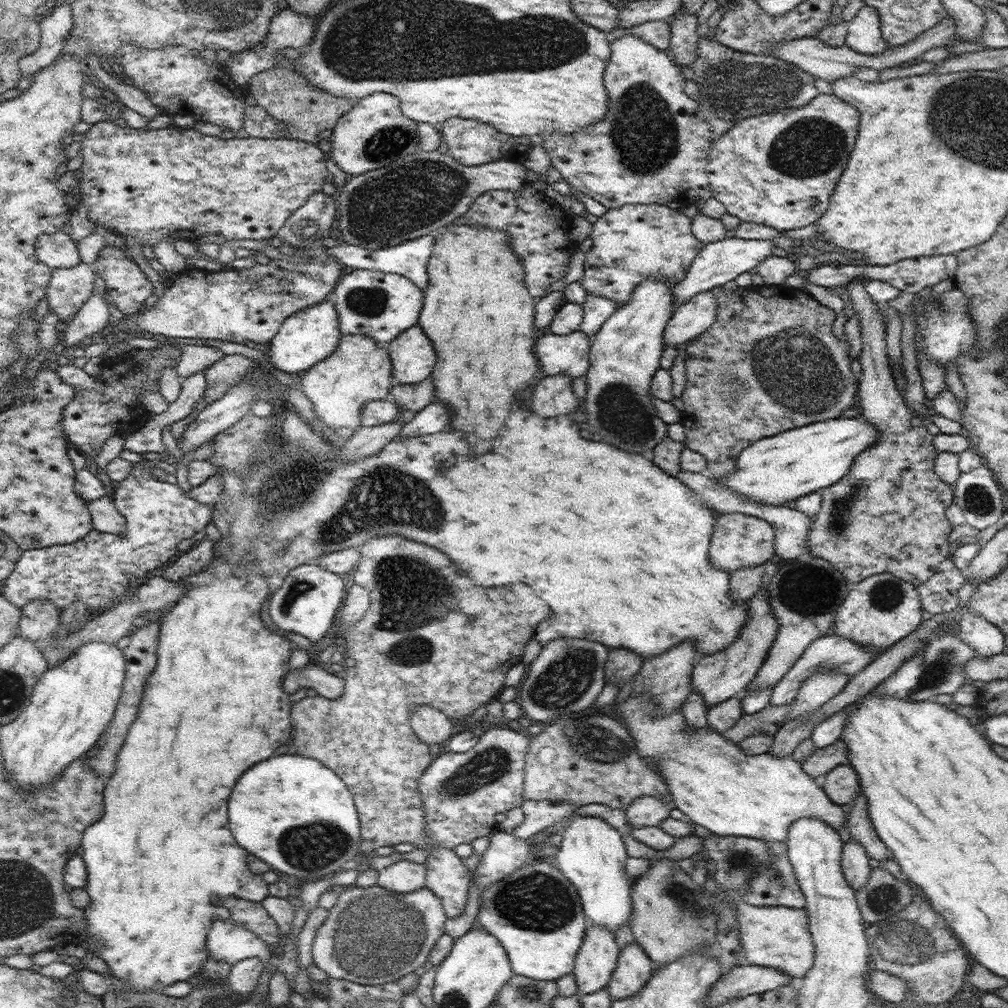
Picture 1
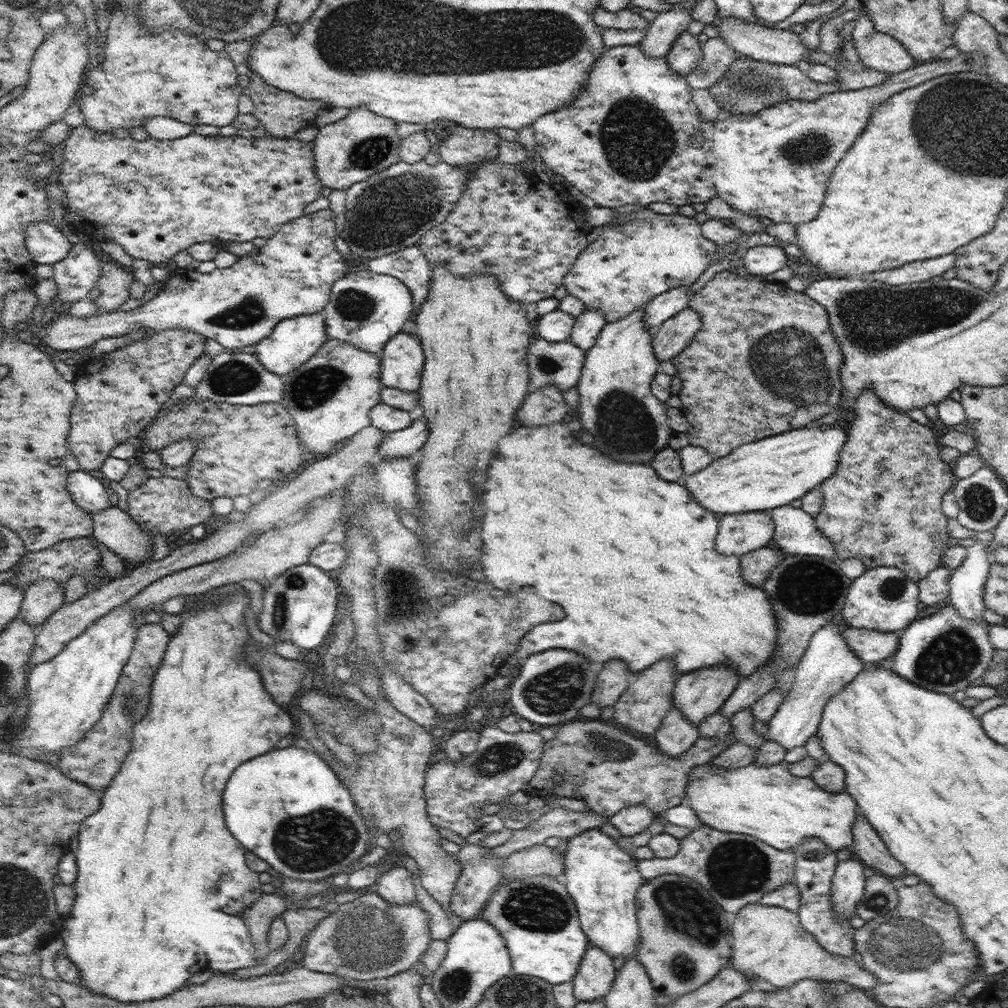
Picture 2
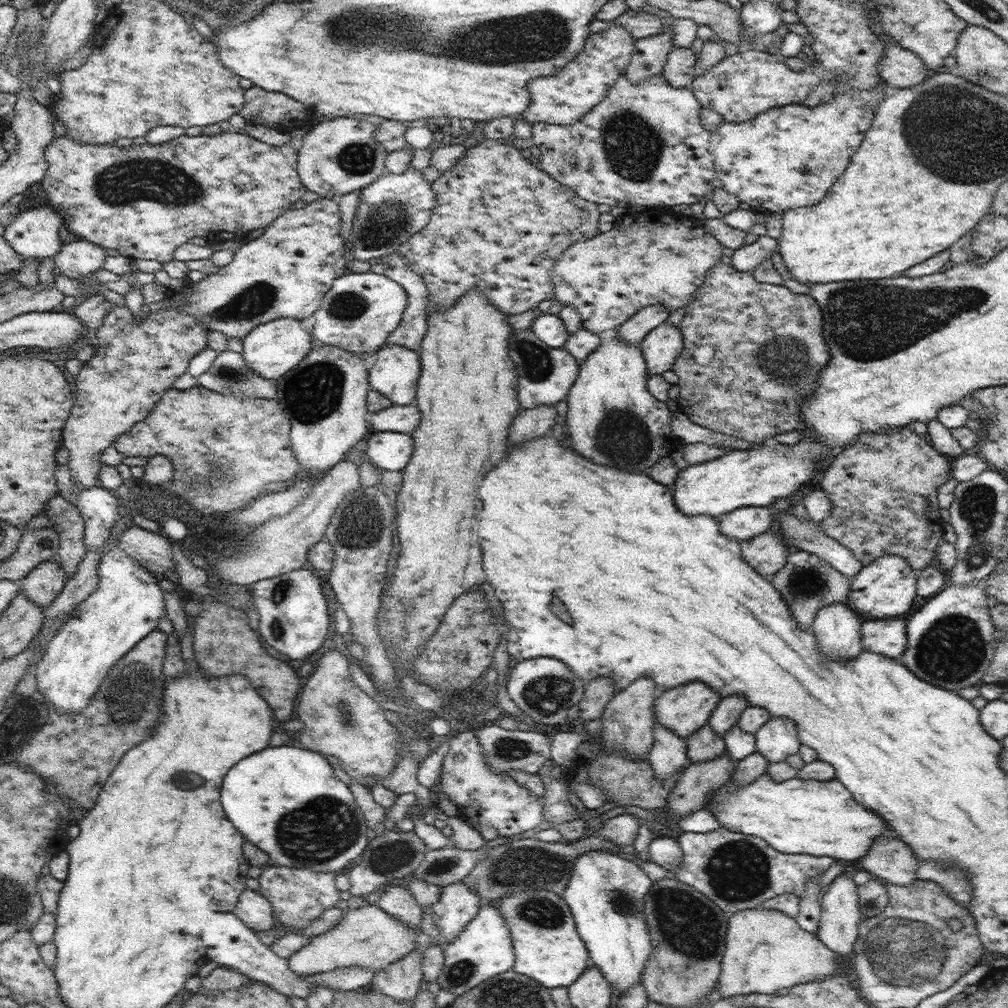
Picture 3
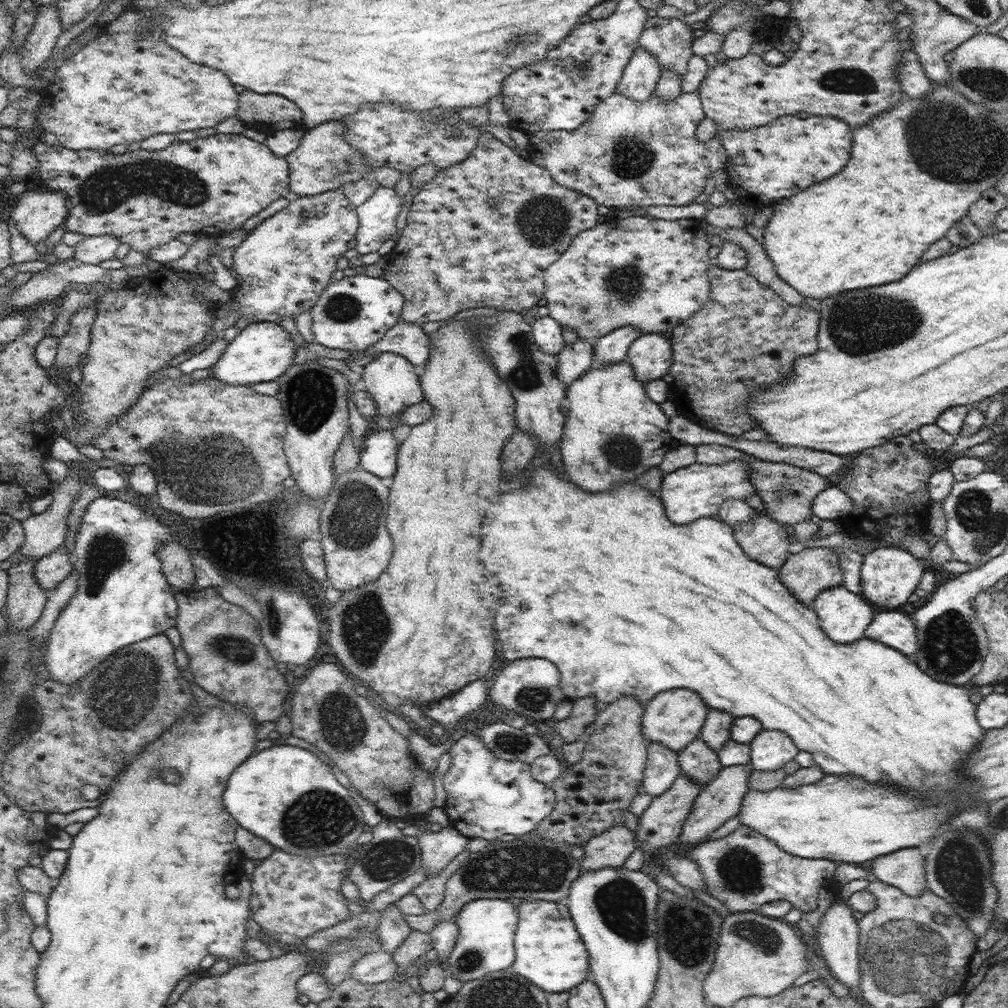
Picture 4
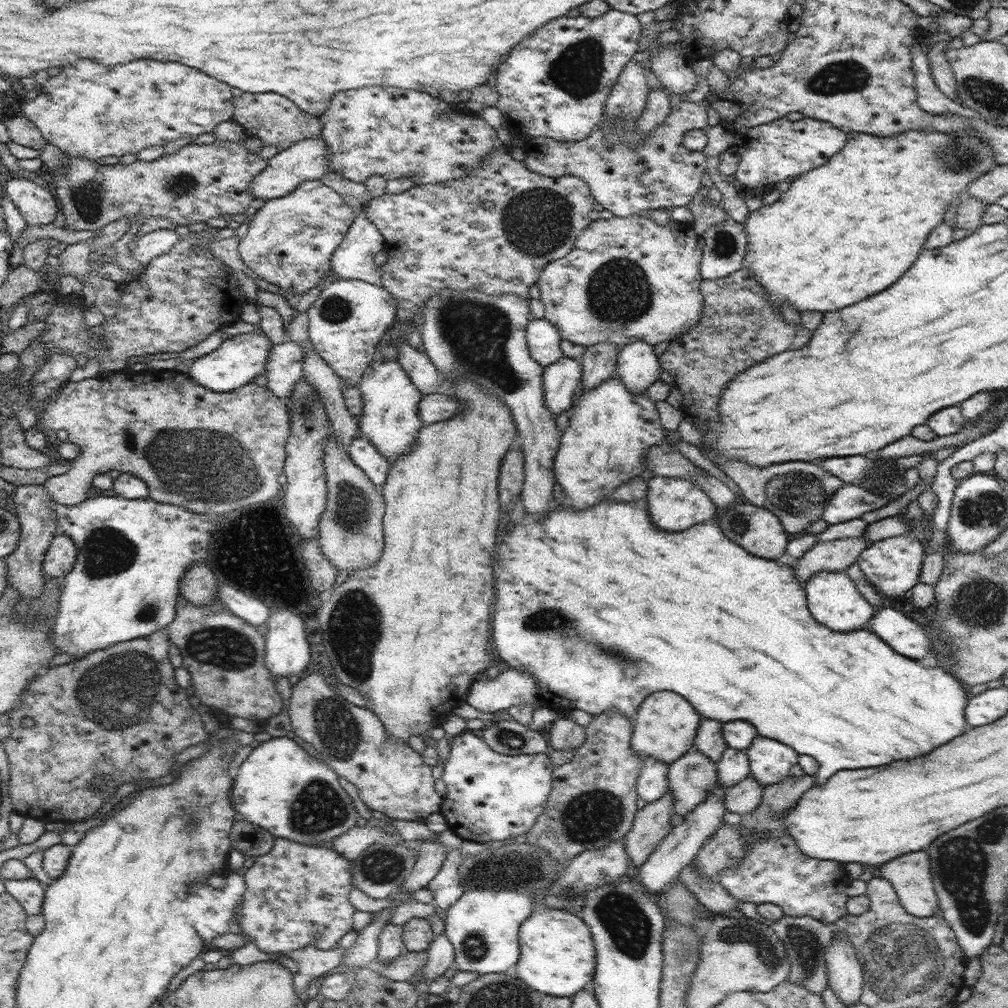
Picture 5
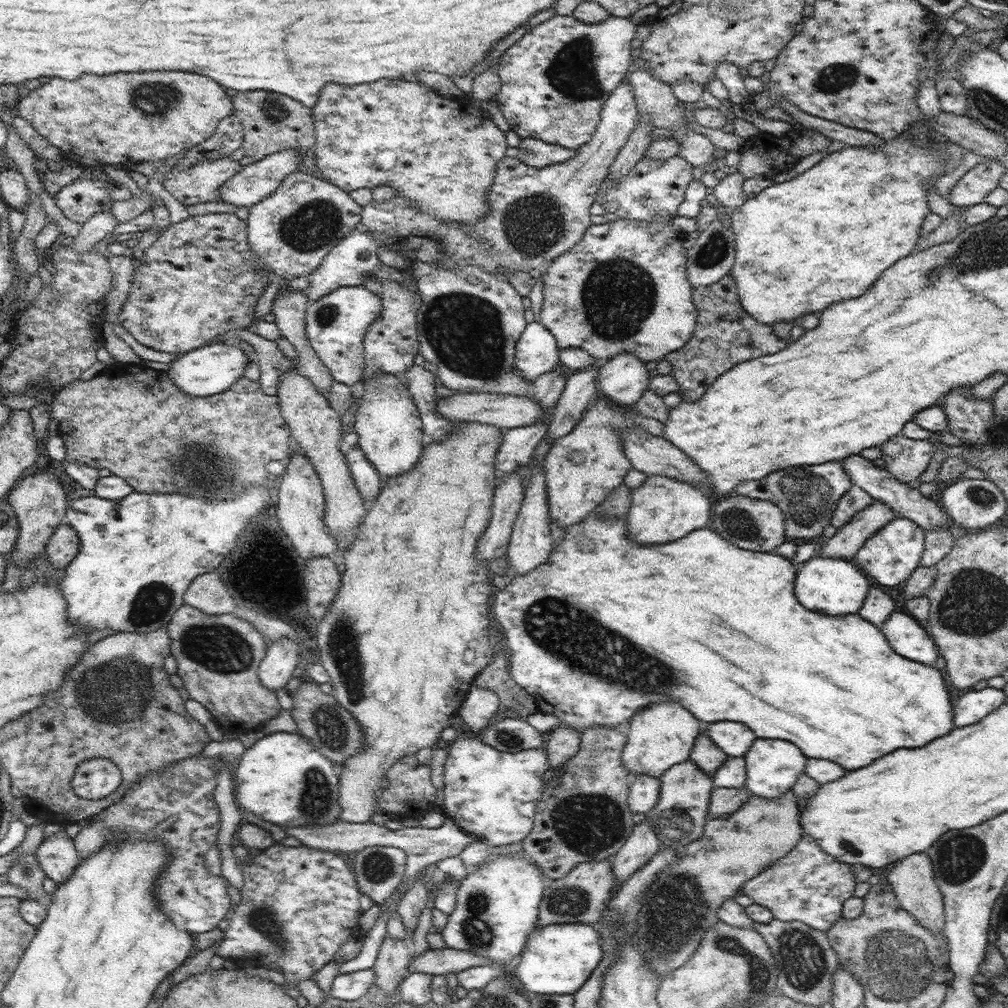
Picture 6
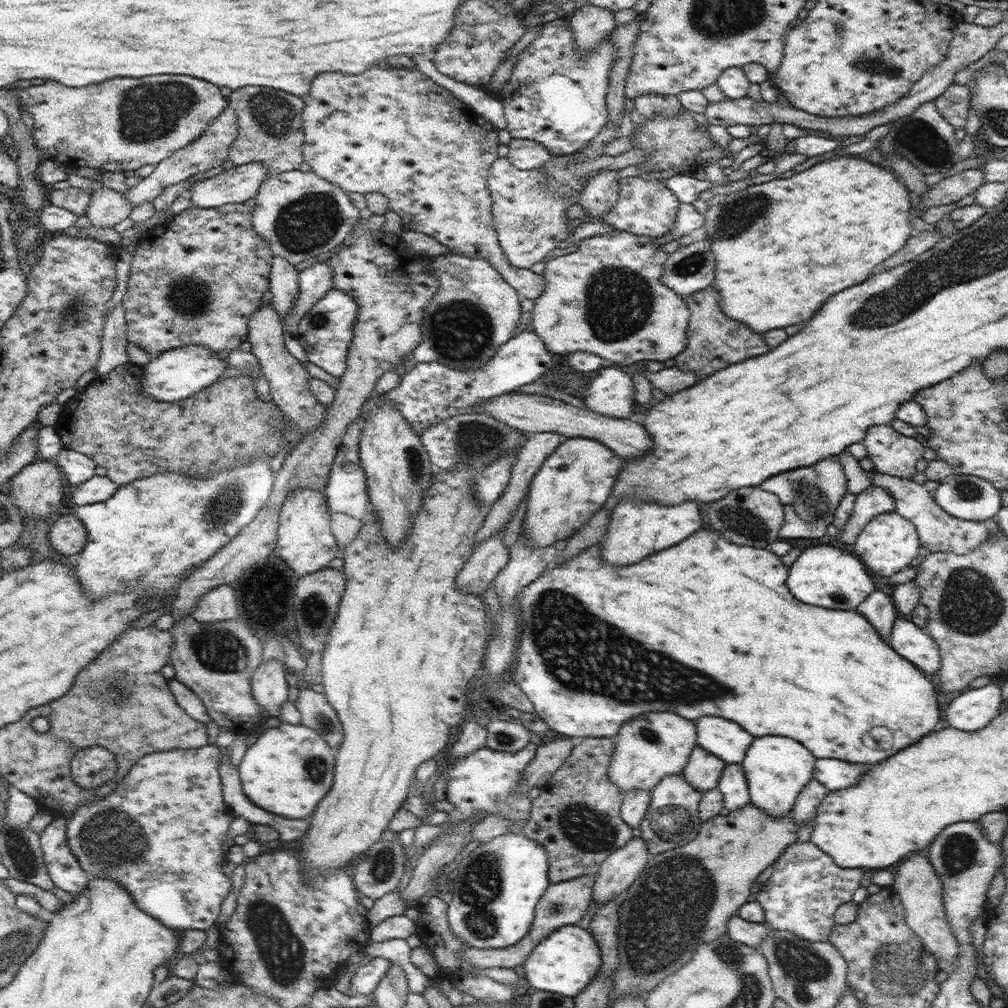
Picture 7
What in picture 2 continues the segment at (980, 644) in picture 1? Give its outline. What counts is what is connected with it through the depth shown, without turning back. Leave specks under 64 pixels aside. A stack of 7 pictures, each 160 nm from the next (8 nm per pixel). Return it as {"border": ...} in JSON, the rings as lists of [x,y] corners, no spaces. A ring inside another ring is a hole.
{"border":[[[973,536],[975,544],[966,548],[966,560],[953,570],[949,580],[949,601],[964,620],[981,620],[984,614],[983,600],[990,566],[989,544]]]}

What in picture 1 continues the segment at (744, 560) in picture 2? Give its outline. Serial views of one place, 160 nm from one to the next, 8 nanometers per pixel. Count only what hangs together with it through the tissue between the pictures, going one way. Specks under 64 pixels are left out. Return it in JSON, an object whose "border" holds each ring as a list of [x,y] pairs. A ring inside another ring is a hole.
{"border":[[[765,565],[744,567],[730,573],[729,590],[734,603],[750,601],[763,588],[762,577],[766,569]]]}

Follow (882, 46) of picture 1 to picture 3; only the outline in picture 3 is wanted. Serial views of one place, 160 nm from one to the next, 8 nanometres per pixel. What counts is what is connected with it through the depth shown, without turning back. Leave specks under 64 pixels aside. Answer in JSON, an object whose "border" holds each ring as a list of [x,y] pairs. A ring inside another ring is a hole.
{"border":[[[888,43],[880,60],[880,79],[884,84],[896,88],[912,88],[926,82],[930,71],[924,62],[901,44]]]}

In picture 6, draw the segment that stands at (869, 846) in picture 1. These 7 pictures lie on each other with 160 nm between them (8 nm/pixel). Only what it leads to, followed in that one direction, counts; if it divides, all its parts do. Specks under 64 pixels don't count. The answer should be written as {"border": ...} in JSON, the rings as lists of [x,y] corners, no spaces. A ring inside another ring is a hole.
{"border":[[[926,852],[914,853],[903,858],[886,874],[885,879],[892,885],[892,890],[901,907],[907,910],[919,925],[926,927],[934,934],[943,932],[945,925],[943,894],[935,881],[933,864]]]}

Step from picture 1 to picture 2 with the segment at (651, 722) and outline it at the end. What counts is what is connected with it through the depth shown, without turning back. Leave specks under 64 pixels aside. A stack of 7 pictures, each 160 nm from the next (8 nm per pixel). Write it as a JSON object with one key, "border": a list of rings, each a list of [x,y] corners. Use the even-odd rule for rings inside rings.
{"border":[[[786,761],[767,767],[752,763],[735,769],[717,767],[712,763],[695,766],[688,774],[685,802],[703,824],[724,832],[749,834],[781,851],[792,850],[812,834],[836,852],[842,848],[852,849],[852,825],[859,811],[856,801],[846,790],[836,794],[828,792],[818,786],[812,777],[792,774]]]}

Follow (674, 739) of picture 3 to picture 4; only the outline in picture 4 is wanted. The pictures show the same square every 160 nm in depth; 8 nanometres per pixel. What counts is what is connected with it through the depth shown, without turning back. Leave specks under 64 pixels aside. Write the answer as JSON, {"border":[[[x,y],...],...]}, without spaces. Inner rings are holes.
{"border":[[[658,741],[650,742],[647,748],[647,761],[640,788],[654,797],[666,792],[681,774],[678,752],[669,749]]]}

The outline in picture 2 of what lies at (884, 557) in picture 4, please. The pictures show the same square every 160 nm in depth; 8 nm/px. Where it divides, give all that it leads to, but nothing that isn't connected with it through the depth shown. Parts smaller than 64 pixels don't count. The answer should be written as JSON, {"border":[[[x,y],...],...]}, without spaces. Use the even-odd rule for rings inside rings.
{"border":[[[880,566],[866,570],[862,576],[853,580],[839,618],[845,626],[880,632],[903,631],[917,618],[920,602],[916,582],[896,567]]]}

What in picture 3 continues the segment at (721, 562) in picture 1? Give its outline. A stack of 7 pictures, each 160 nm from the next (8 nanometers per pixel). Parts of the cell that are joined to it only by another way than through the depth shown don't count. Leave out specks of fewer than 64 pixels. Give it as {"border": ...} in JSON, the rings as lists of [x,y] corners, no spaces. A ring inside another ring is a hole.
{"border":[[[744,506],[718,519],[722,534],[738,543],[766,533],[776,523],[772,510],[764,506]]]}

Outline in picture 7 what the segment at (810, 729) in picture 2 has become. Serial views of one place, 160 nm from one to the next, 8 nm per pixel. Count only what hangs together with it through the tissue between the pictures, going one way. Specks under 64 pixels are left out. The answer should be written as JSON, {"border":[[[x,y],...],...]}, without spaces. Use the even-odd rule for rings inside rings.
{"border":[[[828,545],[804,550],[788,568],[788,588],[804,604],[833,610],[856,610],[870,597],[876,586],[867,567],[853,553]],[[782,735],[754,736],[741,763],[752,804],[770,818],[782,818],[793,812],[798,793],[813,777],[816,759],[810,750],[793,738]]]}

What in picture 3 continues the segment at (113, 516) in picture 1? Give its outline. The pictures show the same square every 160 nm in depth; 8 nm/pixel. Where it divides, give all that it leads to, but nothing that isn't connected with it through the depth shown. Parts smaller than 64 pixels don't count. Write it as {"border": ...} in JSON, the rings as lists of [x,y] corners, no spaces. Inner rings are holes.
{"border":[[[132,523],[120,536],[120,549],[149,572],[165,575],[176,572],[171,541],[165,534],[154,534]]]}

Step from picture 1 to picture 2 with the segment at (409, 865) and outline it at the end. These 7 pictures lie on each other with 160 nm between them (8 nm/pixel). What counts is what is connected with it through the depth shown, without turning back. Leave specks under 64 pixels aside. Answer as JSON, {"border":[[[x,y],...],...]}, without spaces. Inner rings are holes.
{"border":[[[396,865],[382,873],[376,883],[376,892],[393,905],[416,903],[413,875],[404,867]]]}

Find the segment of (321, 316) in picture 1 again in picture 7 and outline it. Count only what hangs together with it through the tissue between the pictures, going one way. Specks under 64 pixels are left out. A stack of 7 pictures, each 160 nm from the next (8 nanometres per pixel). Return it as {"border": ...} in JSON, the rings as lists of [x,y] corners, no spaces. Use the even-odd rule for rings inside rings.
{"border":[[[190,345],[168,349],[143,366],[141,389],[159,401],[179,401],[212,386],[227,369],[227,363],[227,359],[220,359],[218,353],[213,353],[206,346]]]}

